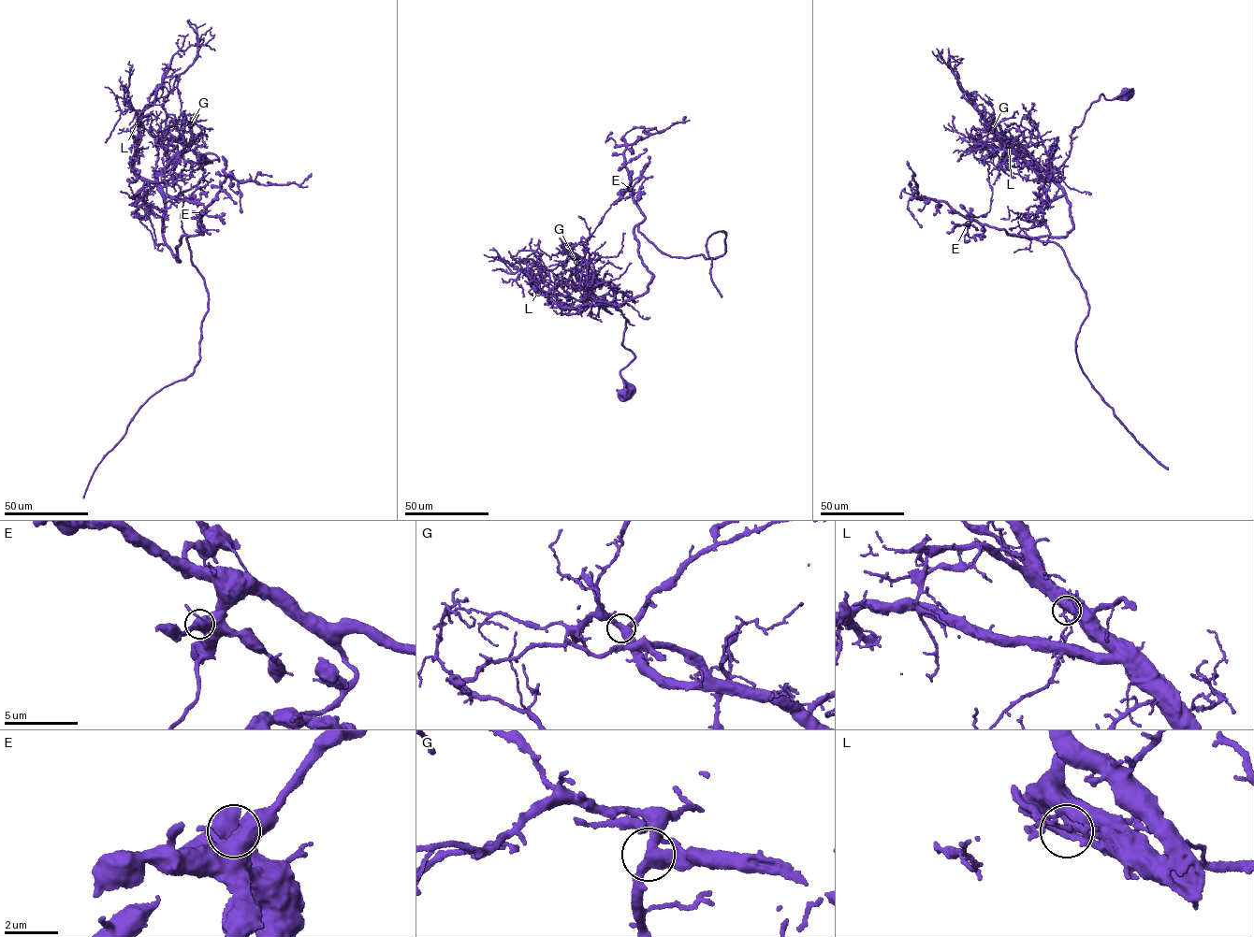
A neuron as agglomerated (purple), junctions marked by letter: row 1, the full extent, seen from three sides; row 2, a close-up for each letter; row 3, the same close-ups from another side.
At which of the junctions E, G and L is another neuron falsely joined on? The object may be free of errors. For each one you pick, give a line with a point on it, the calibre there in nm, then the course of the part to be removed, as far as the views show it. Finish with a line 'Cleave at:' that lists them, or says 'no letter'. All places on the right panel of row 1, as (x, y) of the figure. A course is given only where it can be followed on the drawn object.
L: place (1009, 145); calibre 240 nm; course (1009, 145), (998, 136), (990, 104), (977, 93), (977, 99)
Cleave at: L

